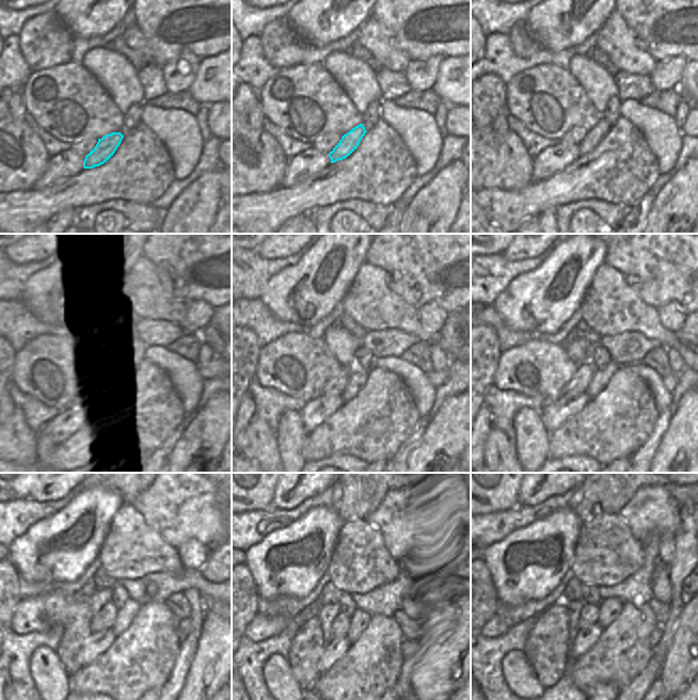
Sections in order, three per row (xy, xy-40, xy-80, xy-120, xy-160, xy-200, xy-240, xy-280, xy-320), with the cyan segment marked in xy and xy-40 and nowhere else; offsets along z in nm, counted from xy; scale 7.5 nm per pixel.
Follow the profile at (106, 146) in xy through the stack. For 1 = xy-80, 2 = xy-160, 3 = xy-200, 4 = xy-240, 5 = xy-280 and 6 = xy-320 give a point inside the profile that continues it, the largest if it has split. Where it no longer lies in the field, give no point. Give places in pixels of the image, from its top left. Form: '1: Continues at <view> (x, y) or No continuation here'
1: Continues at xy-80 (596, 134)
2: Continues at xy-160 (358, 378)
3: Continues at xy-200 (601, 377)
4: Continues at xy-240 (125, 616)
5: Continues at xy-280 (361, 619)
6: Continues at xy-320 (609, 609)

